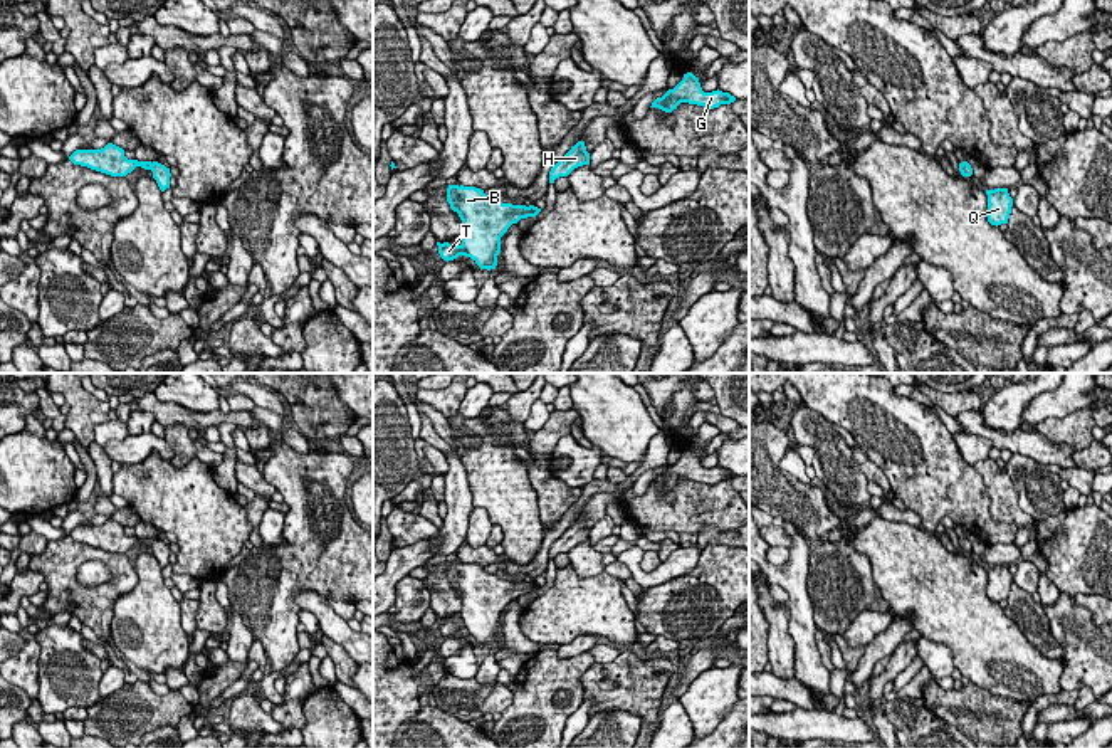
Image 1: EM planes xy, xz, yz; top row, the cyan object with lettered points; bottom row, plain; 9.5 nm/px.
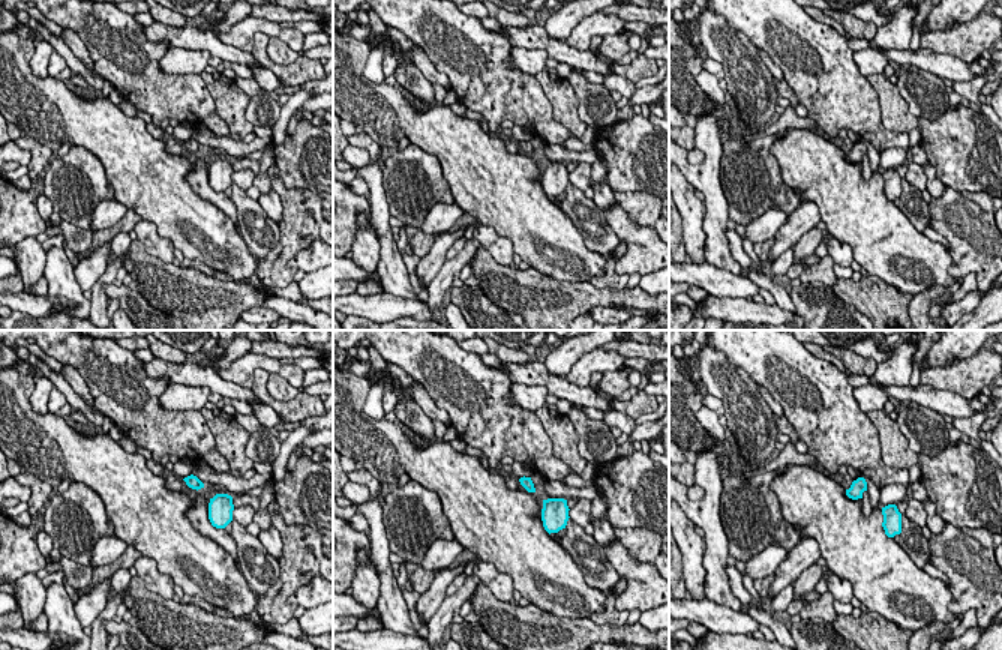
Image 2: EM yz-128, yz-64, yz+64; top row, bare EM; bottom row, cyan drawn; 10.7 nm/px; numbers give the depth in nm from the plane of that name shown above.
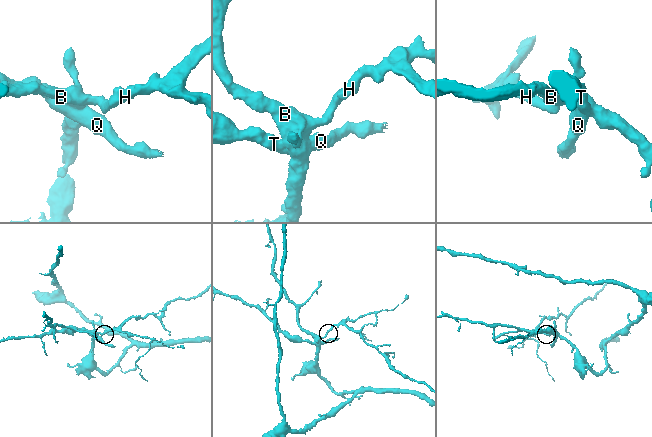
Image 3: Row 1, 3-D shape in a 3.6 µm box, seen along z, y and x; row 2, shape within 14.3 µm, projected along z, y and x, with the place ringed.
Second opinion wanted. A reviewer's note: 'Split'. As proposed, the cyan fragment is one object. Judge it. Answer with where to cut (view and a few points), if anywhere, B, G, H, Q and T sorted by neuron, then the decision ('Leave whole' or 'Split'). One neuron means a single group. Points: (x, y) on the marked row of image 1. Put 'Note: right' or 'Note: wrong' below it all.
No split. Groups: B G H Q T. Leave whole
Note: wrong

